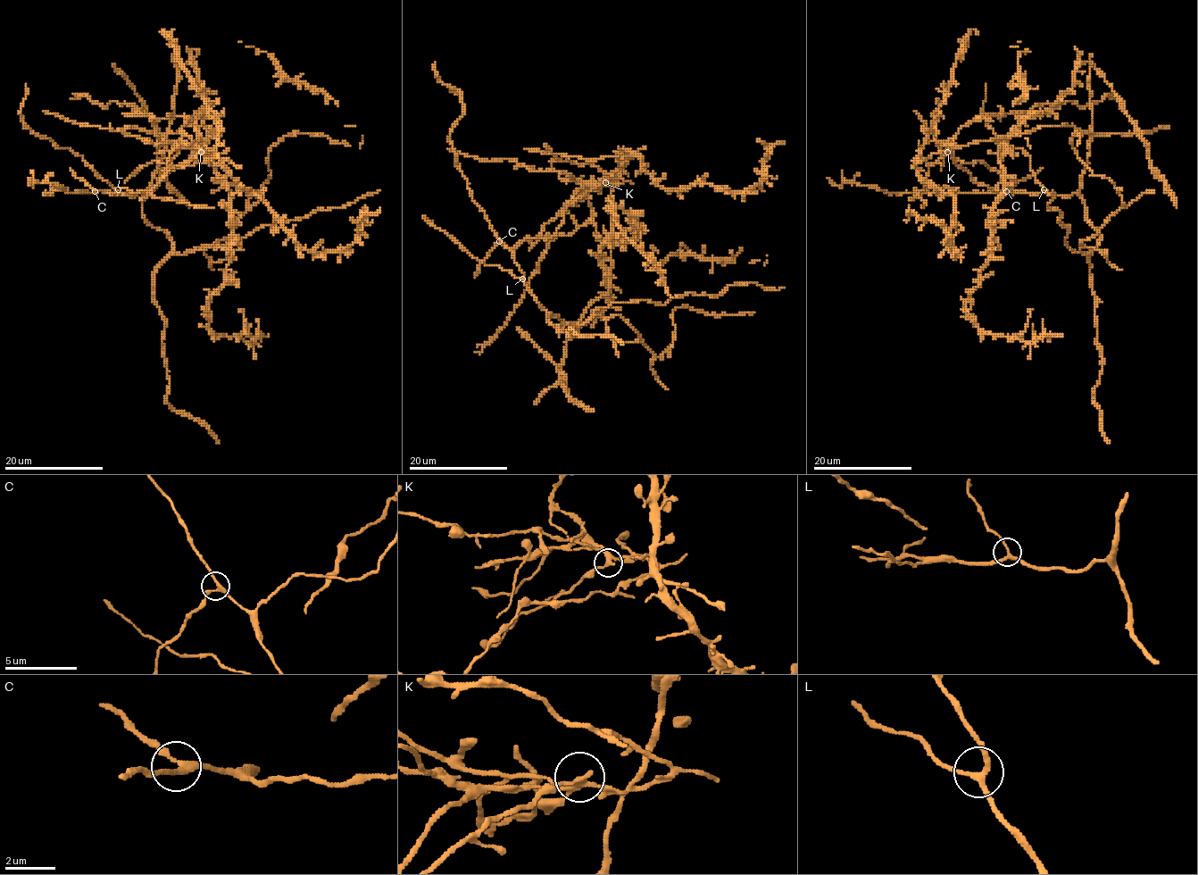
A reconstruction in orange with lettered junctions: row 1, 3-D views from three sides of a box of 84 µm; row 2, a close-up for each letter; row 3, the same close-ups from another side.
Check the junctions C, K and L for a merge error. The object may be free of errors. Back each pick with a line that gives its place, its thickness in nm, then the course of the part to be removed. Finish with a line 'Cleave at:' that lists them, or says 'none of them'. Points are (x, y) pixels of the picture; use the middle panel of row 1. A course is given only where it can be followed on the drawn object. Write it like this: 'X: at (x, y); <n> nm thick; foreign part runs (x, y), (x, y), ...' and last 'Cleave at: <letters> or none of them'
K: at (605, 182); 200 nm thick; foreign part runs (605, 183), (612, 187), (609, 291), (589, 305), (569, 333), (561, 365), (563, 387), (574, 401), (594, 411)
Cleave at: K

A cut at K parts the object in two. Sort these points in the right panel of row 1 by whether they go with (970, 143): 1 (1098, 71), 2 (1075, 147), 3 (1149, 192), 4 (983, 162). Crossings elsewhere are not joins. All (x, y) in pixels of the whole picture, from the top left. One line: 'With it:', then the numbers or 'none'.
With it: 1, 4

